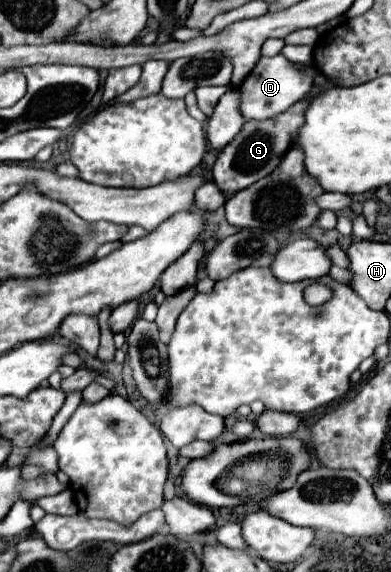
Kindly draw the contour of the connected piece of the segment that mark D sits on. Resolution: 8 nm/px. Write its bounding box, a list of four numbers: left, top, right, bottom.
[240,55,314,121]

